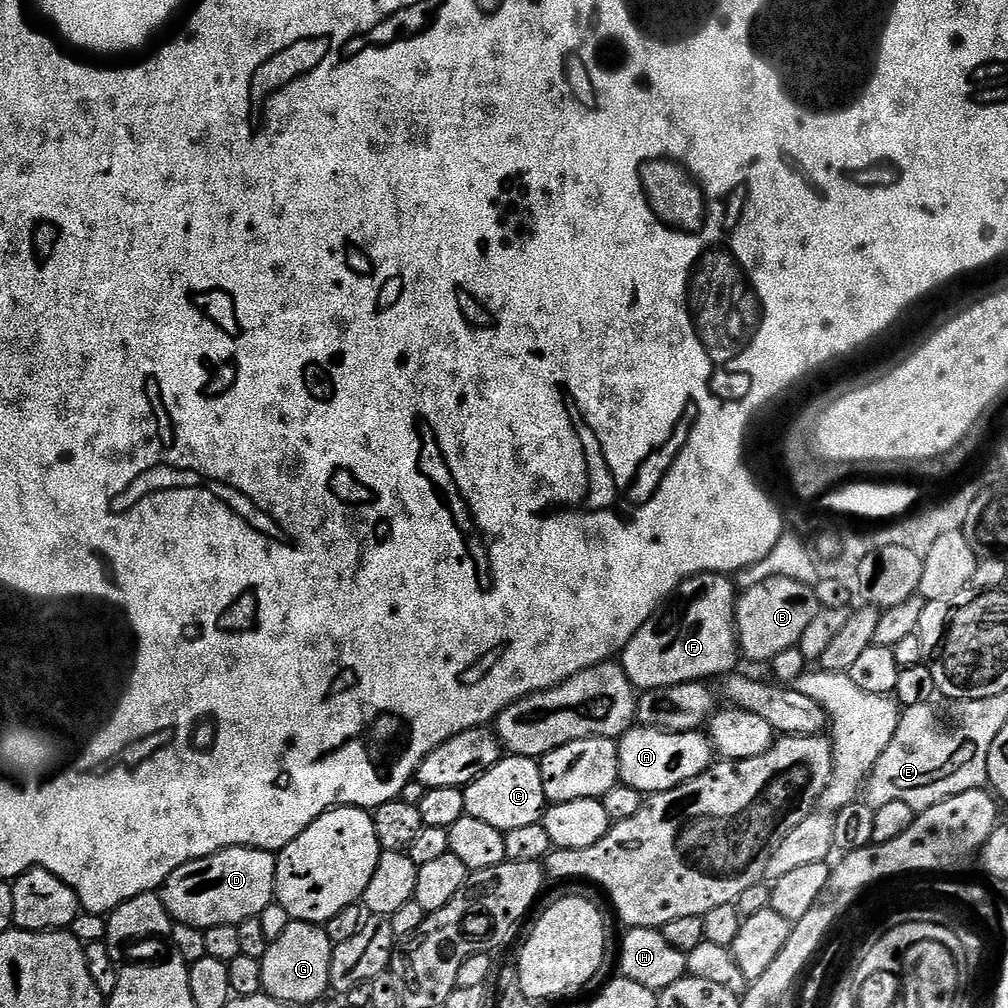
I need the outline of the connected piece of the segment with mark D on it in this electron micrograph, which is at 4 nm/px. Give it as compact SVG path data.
M221 848L186 862L165 878L162 899L177 924L213 928L261 916L276 899L276 856L266 848Z

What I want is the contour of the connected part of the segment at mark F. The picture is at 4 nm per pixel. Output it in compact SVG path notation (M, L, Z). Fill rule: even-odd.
M703 572L683 580L674 595L634 634L622 653L624 673L637 690L674 686L691 680L707 681L708 676L723 677L731 673L738 661L736 643L736 598L738 589L727 575Z

